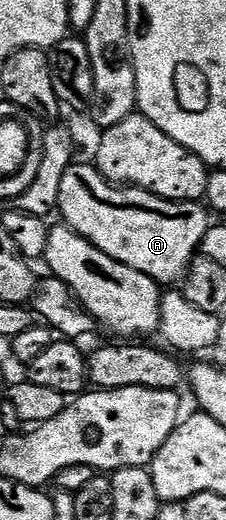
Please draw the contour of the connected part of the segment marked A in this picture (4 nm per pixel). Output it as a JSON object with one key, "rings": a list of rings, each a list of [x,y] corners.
{"rings":[[[95,164],[69,166],[62,176],[58,213],[64,216],[61,217],[63,224],[69,225],[74,232],[98,247],[98,251],[110,255],[110,259],[118,263],[126,263],[126,267],[134,267],[134,271],[142,271],[142,275],[150,275],[157,283],[179,282],[187,274],[210,227],[210,213],[203,204],[195,201],[167,201],[158,195],[147,193],[145,189],[117,188],[103,177]]]}

